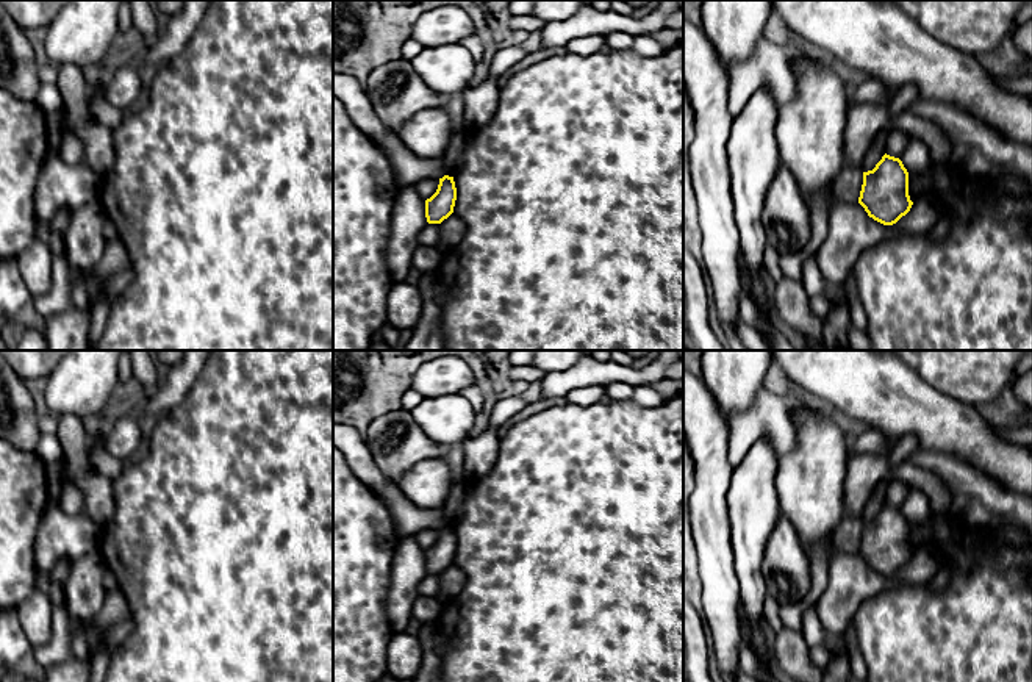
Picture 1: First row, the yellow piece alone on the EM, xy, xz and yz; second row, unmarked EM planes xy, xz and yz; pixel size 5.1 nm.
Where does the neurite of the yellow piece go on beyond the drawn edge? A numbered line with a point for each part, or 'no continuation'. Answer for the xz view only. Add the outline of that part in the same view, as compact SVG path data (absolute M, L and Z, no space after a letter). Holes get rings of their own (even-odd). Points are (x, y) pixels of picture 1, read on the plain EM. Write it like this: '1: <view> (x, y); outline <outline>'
no continuation

